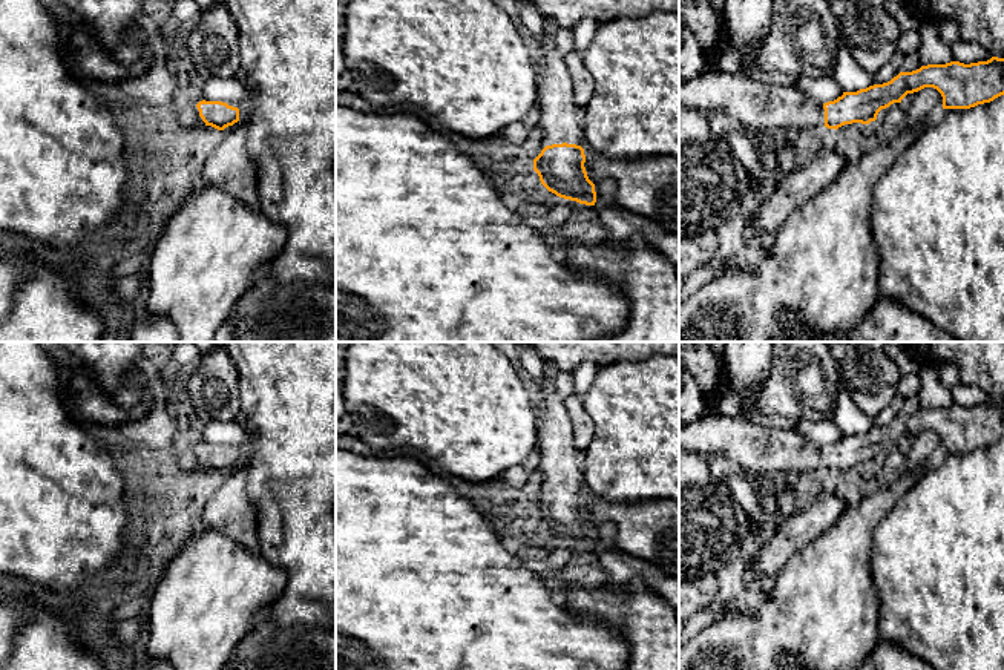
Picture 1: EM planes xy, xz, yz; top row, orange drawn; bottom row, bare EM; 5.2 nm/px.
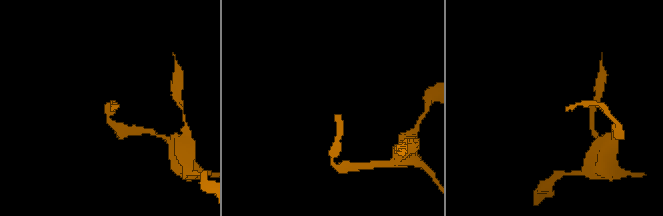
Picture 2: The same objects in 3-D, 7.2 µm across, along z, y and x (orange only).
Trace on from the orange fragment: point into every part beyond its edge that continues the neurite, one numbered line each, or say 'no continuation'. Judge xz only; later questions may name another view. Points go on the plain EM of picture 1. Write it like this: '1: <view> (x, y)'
1: xz (561, 463)

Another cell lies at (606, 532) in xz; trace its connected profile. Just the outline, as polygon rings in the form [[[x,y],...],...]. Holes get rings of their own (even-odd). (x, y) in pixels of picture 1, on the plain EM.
[[[607,521],[595,527],[596,541],[615,547],[616,529],[615,524]]]

